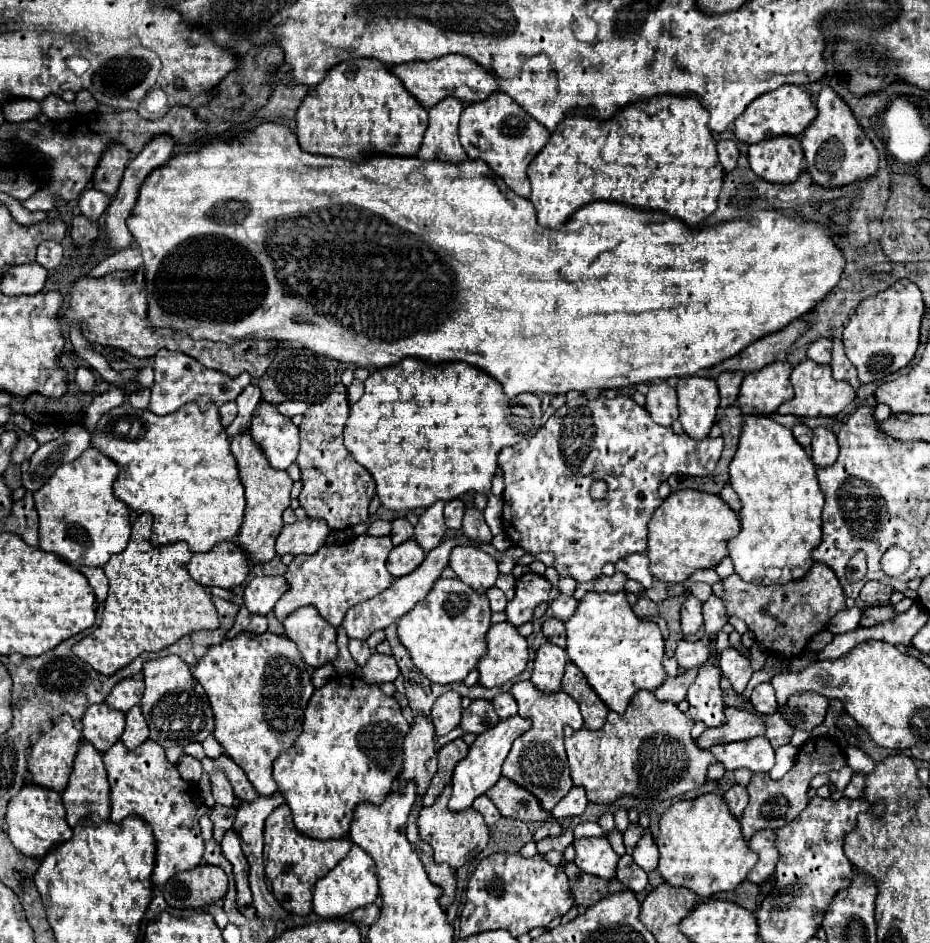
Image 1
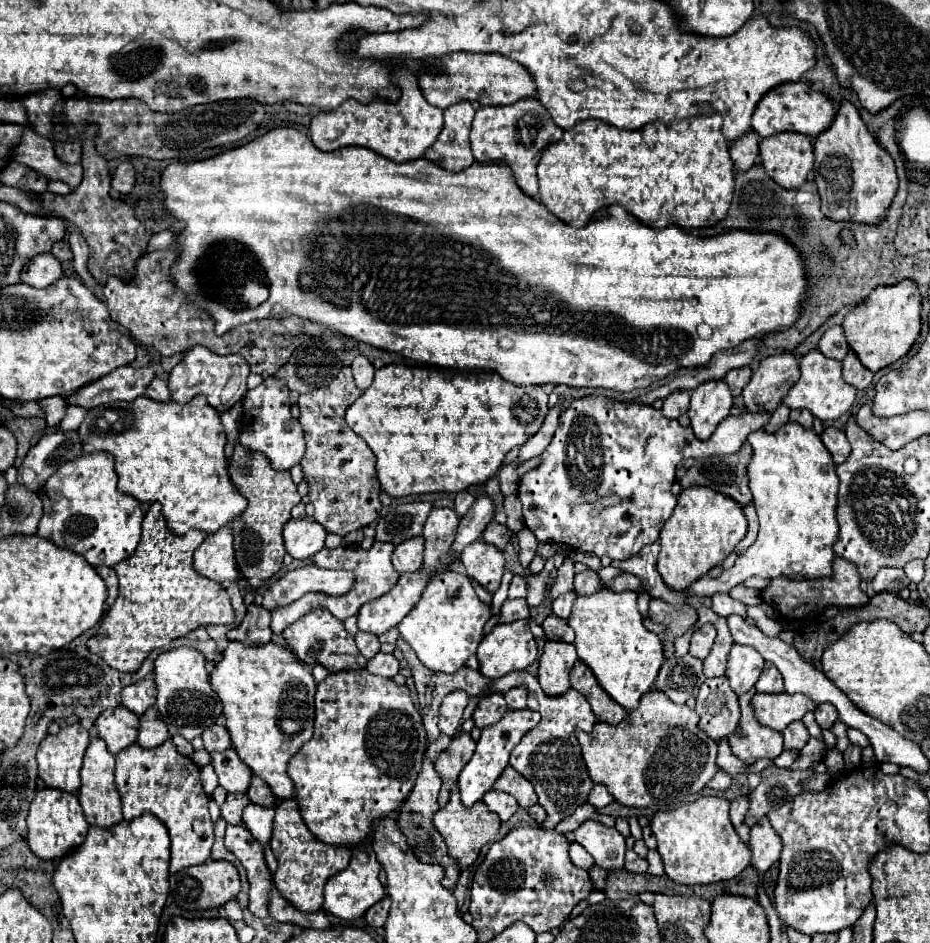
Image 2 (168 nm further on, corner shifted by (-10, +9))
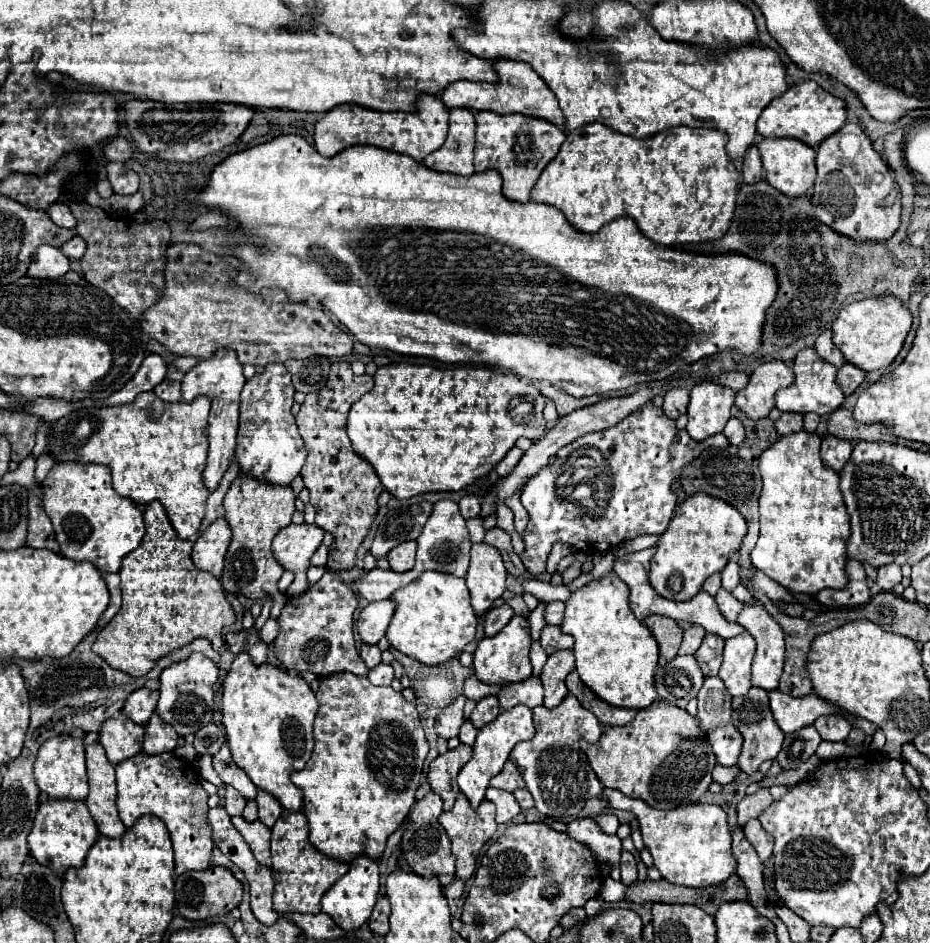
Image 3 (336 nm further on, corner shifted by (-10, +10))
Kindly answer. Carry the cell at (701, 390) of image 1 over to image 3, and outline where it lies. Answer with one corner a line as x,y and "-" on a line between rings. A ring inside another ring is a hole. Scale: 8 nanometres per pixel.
701,381
691,389
691,401
687,407
687,433
695,441
703,441
711,435
723,431
731,417
731,407
735,403
735,391
717,383

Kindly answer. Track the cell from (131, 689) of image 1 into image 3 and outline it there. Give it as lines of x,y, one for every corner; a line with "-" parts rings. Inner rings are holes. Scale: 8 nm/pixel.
147,687
135,689
133,693
127,695
127,699
123,703
123,713
129,719
133,719
135,723
145,725
149,721
149,717
155,713
157,699
159,699
159,693
155,689
147,689

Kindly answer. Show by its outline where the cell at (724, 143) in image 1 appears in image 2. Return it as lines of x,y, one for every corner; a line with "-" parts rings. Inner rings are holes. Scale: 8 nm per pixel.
753,132
745,134
743,138
731,144
729,152
737,170
749,170
759,156
759,136
755,136

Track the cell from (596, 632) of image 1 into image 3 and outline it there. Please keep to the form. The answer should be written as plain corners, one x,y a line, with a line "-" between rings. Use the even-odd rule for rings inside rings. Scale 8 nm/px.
615,573
591,581
565,603
561,629
575,637
573,653
581,681
603,701
615,707
643,709
657,699
655,667
659,645
651,631
631,613
629,589

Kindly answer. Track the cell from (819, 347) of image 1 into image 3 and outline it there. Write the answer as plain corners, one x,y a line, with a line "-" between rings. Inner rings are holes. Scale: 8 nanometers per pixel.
827,329
827,331
823,331
819,337
817,337
817,341
815,341
815,351
817,351
817,355
821,357
821,359
825,359
827,363
831,363
831,365
835,365
835,367
841,367
843,363
845,363
845,357
843,357
843,353
839,351
839,347
833,343
833,333

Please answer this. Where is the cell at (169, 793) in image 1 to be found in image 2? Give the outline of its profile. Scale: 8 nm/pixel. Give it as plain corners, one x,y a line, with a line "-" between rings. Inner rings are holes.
171,740
153,750
133,744
119,752
115,782
121,794
125,820
137,818
139,812
151,812
167,826
171,841
170,874
203,864
209,858
213,846
213,822
207,810
209,796
199,782
199,768
191,758
181,756

